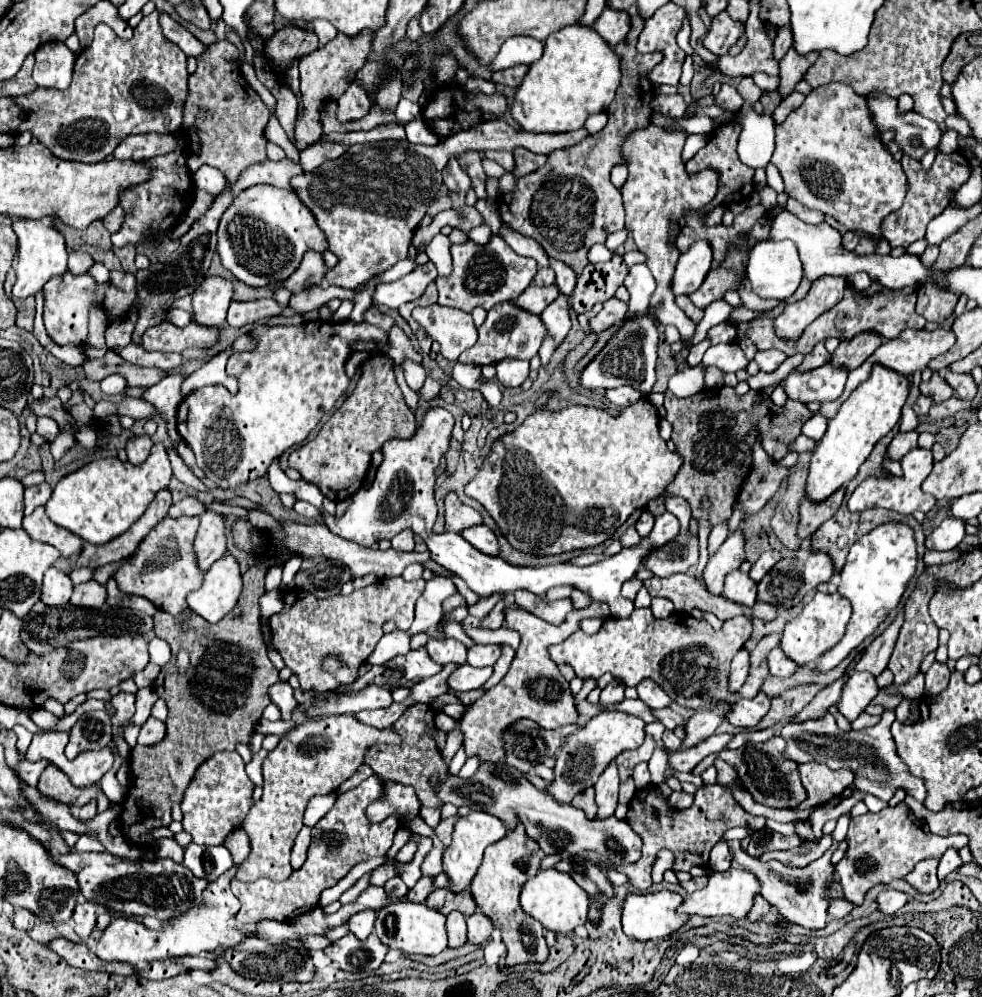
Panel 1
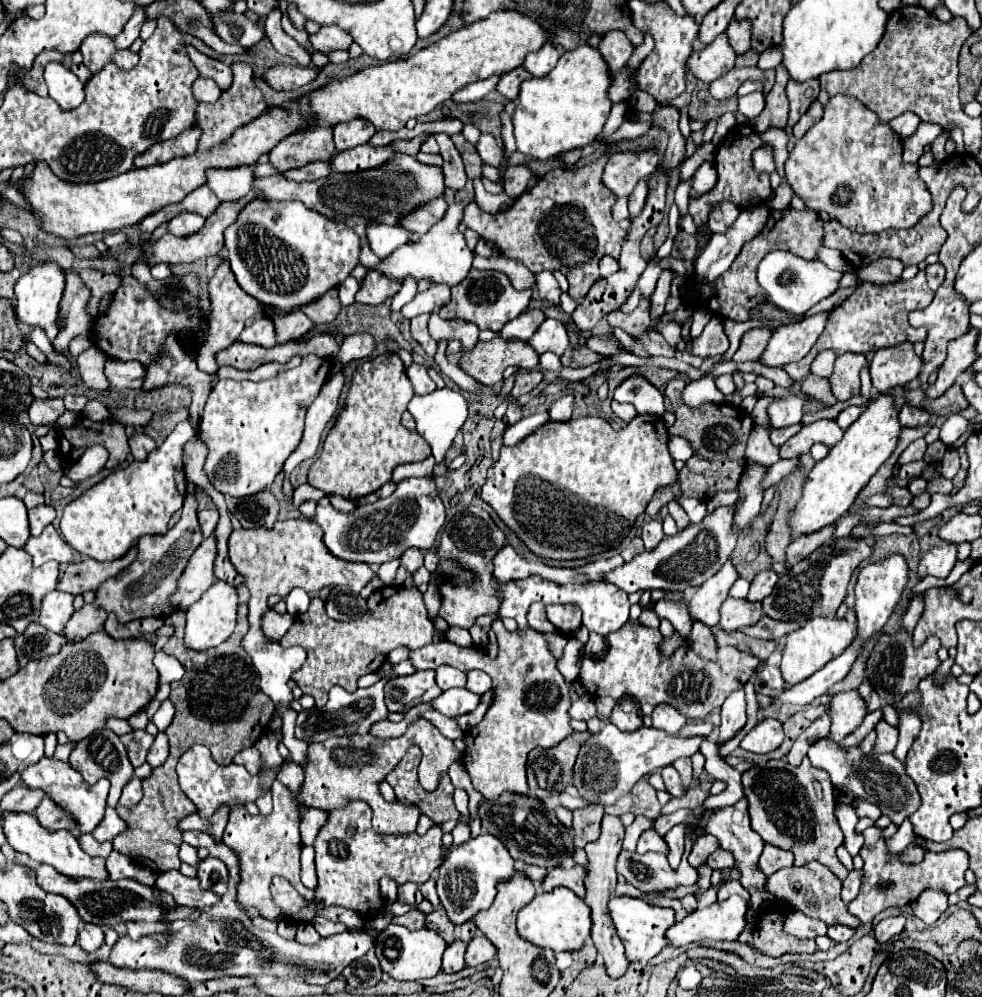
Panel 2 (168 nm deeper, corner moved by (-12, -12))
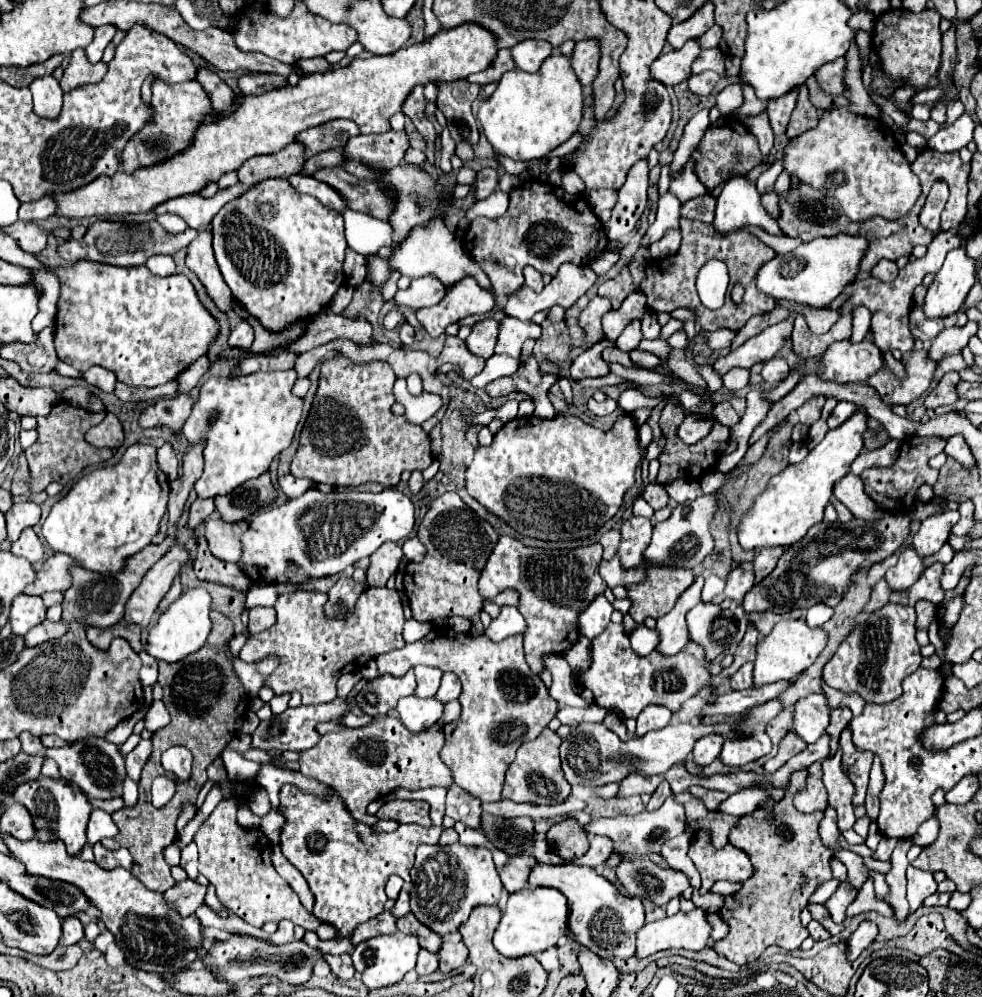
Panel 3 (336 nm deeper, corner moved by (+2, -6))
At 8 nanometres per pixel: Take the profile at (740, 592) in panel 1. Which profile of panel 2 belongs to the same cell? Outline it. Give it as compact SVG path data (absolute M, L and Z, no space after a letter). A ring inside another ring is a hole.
M728 597L720 607L720 629L726 633L734 633L736 629L748 627L762 619L762 605L748 603L746 599Z

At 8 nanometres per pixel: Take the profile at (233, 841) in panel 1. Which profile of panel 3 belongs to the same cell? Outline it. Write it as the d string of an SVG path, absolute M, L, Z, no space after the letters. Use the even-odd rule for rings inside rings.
M194 805L183 807L182 813L180 813L180 817L178 817L178 823L176 823L176 829L178 829L178 831L182 831L187 823L195 816L196 812L197 807L194 807Z

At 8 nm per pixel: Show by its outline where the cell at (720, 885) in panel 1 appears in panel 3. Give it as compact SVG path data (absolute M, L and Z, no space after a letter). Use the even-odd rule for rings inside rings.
M696 907L688 913L678 911L674 917L666 917L654 923L646 923L638 933L638 957L646 957L666 949L692 949L700 951L708 945L708 935L712 925L708 923L708 913Z

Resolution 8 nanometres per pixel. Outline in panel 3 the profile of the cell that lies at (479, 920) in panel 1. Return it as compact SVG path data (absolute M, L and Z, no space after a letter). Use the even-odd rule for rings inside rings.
M458 931L448 933L444 937L444 945L438 951L438 957L440 957L440 971L444 971L444 973L454 971L454 969L458 969L460 965L466 963L466 959L468 959L468 947L464 945L462 935Z

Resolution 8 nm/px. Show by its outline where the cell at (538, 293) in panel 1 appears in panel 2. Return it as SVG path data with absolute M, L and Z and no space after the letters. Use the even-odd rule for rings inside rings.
M542 311L522 313L518 315L518 319L512 319L510 323L506 323L506 327L502 327L500 337L506 341L528 341L544 319L546 317Z

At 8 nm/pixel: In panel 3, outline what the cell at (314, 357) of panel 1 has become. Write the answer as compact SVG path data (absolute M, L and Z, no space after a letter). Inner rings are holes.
M258 371L238 379L210 377L198 395L198 401L188 417L182 433L192 443L204 443L204 473L194 483L198 497L216 497L230 493L244 481L256 479L268 471L272 459L280 455L294 437L294 431L302 415L302 399L292 395L292 385L296 381L296 371Z

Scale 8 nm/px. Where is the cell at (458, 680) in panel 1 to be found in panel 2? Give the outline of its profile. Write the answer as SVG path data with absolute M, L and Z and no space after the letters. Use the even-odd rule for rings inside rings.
M462 687L462 689L444 691L440 697L432 701L432 707L444 717L458 717L464 713L470 713L478 705L478 701L480 701L480 695L474 695Z

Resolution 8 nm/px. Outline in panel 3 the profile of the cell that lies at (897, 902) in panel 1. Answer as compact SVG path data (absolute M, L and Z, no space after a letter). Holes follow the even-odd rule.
M862 921L858 929L848 937L848 959L856 959L878 935L878 925L874 921Z

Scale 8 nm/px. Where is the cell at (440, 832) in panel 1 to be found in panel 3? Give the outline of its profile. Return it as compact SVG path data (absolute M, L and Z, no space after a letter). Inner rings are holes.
M452 785L448 789L446 797L446 815L462 821L468 827L480 829L480 813L482 813L482 801L472 797L468 791L460 789L458 785Z

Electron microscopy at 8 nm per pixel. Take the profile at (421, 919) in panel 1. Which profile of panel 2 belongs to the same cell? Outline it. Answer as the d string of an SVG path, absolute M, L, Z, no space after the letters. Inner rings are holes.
M388 925L376 937L374 947L376 947L380 967L386 975L390 975L396 981L420 981L440 973L442 951L446 949L446 941L436 931L430 931L426 927L418 931L408 931L402 925Z

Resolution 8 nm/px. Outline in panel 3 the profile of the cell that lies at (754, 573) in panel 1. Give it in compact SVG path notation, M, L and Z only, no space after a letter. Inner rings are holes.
M734 567L732 573L726 579L726 589L720 593L720 597L714 597L714 603L720 603L724 599L742 601L742 597L754 587L754 571L748 567Z

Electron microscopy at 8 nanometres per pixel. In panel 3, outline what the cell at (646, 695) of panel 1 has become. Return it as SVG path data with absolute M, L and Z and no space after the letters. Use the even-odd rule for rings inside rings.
M648 705L640 715L638 715L638 727L636 727L636 735L646 735L648 731L654 729L662 729L670 723L672 711L662 707L662 705Z

